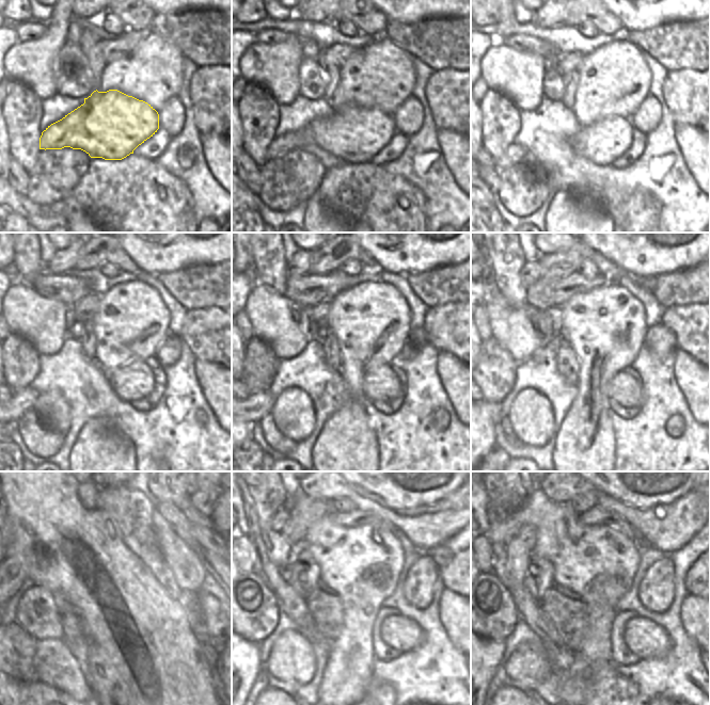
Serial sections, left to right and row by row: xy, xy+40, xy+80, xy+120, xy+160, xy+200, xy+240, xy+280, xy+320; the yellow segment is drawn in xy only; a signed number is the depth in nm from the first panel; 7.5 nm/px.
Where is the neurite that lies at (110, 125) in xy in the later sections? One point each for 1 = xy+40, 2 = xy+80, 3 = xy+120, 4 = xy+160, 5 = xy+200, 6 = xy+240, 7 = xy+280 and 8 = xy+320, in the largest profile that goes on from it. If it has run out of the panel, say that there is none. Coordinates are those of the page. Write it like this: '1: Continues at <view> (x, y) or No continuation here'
1: Continues at xy+40 (356, 134)
2: Continues at xy+80 (602, 142)
3: Continues at xy+120 (133, 381)
4: Continues at xy+160 (380, 384)
5: Continues at xy+200 (624, 388)
6: Continues at xy+240 (156, 631)
7: Continues at xy+280 (399, 633)
8: Continues at xy+320 (643, 637).

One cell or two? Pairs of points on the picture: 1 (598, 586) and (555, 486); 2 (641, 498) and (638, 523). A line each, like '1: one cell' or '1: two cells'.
1: two cells
2: two cells

